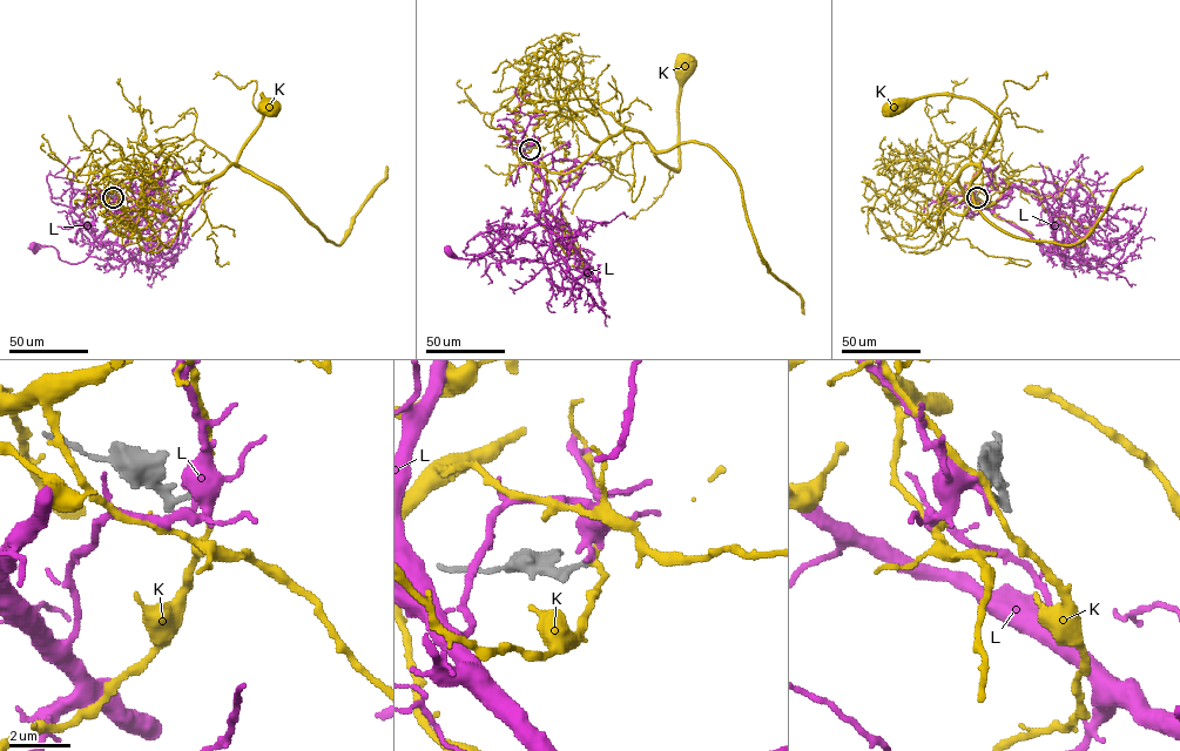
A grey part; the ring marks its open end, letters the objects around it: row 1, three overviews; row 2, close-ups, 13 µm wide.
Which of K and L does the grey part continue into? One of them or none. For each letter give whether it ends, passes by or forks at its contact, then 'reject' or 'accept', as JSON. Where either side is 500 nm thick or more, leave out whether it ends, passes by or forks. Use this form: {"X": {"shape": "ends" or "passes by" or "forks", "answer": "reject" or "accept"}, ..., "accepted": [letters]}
{"K": {"shape": "passes by", "answer": "reject"}, "L": {"shape": "ends", "answer": "reject"}, "accepted": []}

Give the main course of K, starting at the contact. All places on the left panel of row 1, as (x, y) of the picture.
K: (115, 197), (115, 189), (123, 184), (170, 205), (188, 203), (236, 161), (262, 116), (262, 95), (264, 101)

